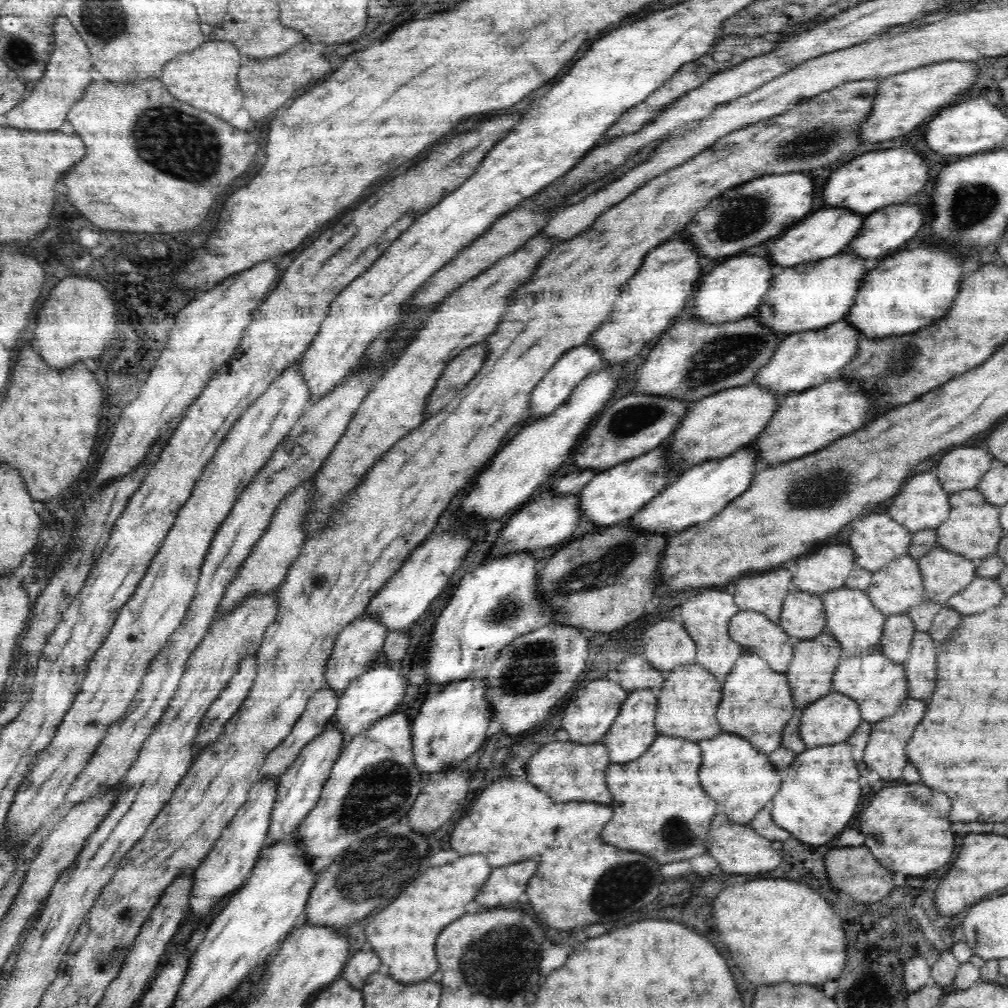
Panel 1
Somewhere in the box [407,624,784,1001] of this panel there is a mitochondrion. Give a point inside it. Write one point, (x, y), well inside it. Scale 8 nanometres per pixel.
(621, 887)

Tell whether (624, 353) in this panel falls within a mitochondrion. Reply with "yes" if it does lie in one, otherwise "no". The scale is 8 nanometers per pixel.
no

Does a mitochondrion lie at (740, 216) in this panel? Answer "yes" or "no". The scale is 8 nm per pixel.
yes

